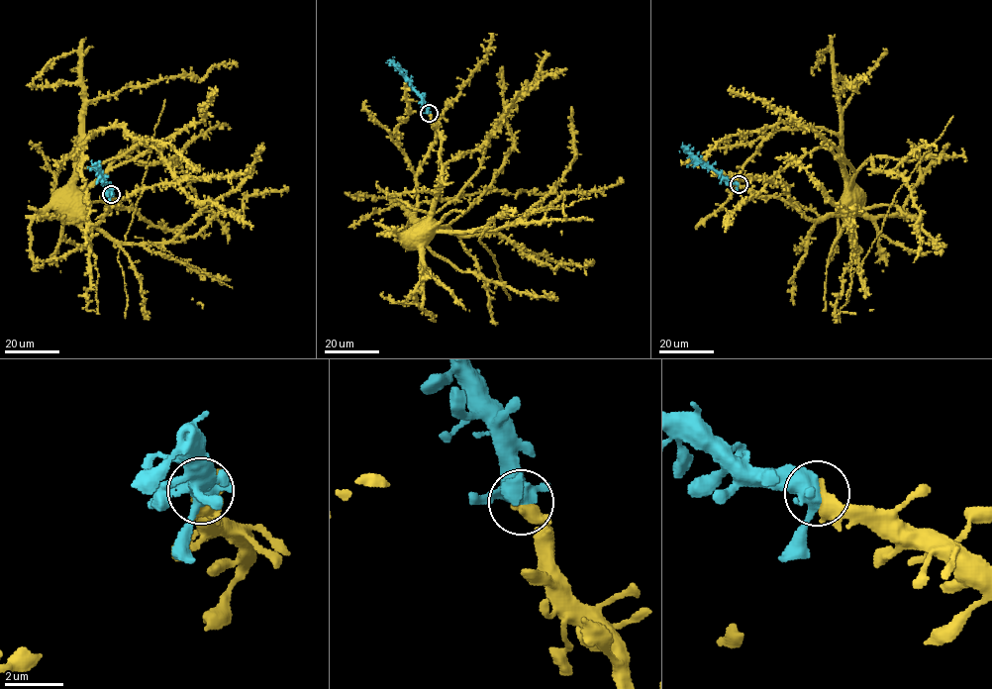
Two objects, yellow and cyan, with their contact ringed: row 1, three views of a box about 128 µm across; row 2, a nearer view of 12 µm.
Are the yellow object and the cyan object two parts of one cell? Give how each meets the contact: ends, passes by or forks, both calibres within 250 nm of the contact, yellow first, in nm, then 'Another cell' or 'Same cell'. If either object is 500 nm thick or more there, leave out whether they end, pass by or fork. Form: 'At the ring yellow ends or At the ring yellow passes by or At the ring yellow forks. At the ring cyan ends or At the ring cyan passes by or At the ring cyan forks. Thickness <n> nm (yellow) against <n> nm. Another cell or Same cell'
At the ring yellow passes by. At the ring cyan forks. Thickness 400 nm (yellow) against 480 nm. Same cell

